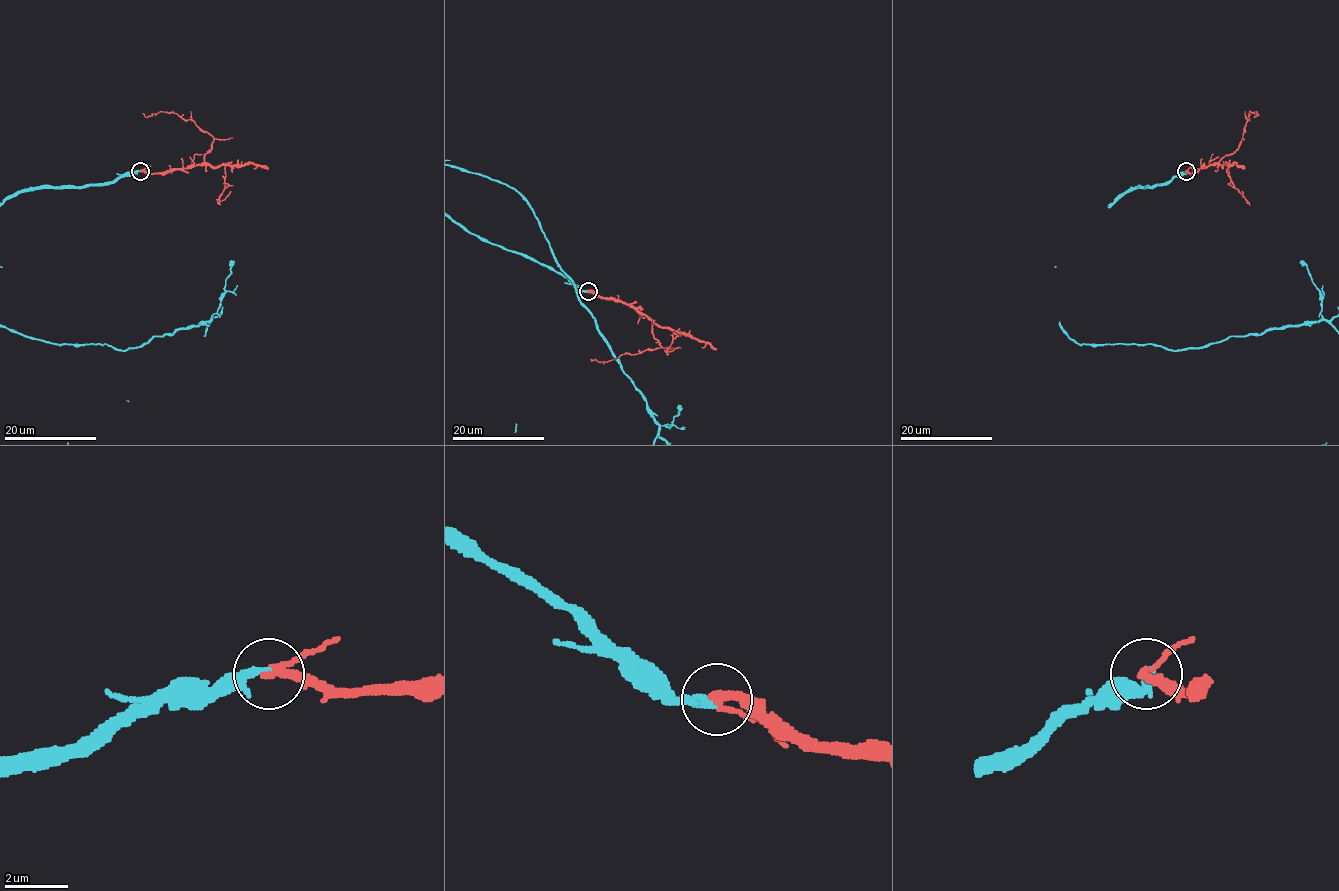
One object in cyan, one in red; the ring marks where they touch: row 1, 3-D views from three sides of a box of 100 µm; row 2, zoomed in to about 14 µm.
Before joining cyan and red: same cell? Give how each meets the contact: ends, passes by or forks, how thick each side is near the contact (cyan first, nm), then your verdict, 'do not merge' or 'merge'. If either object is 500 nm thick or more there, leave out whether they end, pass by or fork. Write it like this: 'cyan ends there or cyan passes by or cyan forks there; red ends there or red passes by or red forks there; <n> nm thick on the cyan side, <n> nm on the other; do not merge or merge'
cyan ends there; red passes by; 280 nm thick on the cyan side, 240 nm on the other; merge

